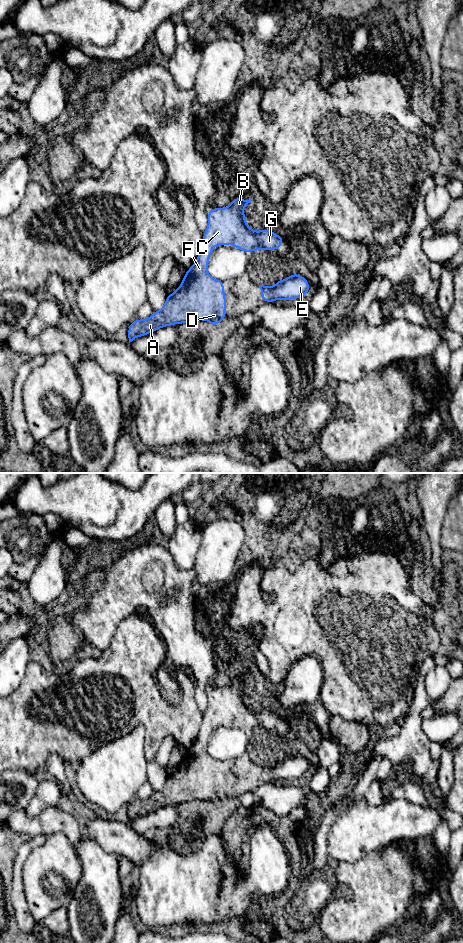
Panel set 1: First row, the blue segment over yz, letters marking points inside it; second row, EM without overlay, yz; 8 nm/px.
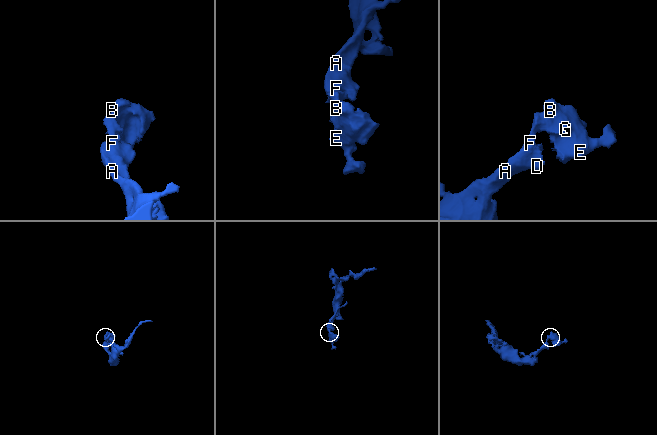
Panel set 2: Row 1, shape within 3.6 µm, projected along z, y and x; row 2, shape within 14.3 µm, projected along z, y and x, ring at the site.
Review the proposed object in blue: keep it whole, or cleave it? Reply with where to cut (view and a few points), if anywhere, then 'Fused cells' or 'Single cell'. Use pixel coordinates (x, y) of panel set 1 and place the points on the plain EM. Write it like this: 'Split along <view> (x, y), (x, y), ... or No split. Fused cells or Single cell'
No split. Single cell

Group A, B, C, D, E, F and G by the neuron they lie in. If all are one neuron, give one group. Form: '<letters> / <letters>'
A B C D E F G

